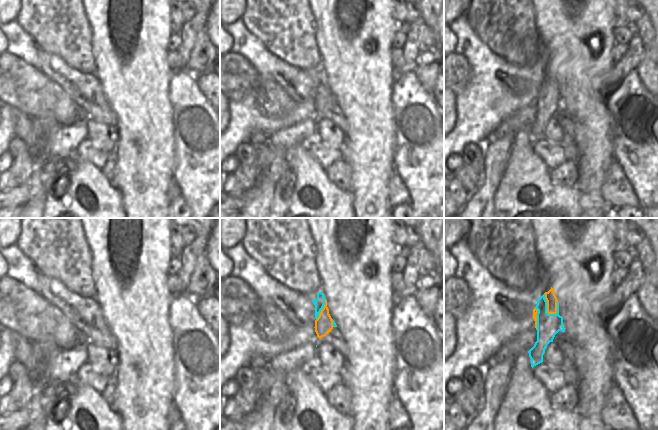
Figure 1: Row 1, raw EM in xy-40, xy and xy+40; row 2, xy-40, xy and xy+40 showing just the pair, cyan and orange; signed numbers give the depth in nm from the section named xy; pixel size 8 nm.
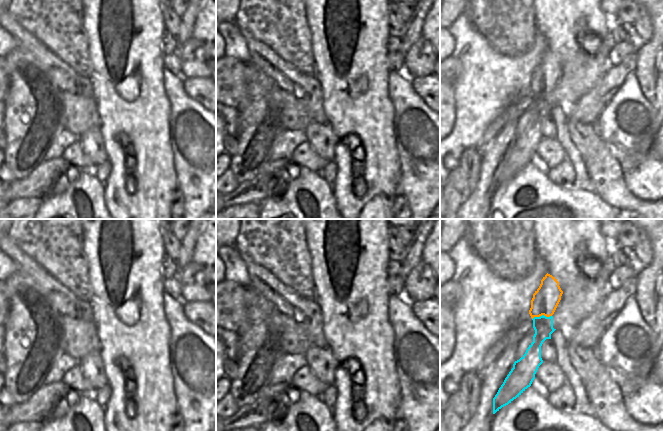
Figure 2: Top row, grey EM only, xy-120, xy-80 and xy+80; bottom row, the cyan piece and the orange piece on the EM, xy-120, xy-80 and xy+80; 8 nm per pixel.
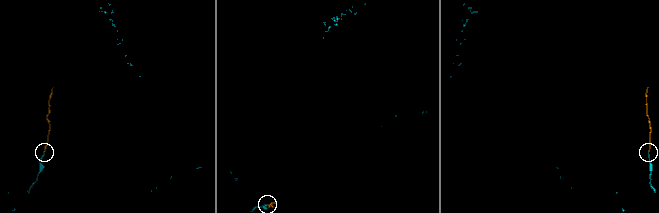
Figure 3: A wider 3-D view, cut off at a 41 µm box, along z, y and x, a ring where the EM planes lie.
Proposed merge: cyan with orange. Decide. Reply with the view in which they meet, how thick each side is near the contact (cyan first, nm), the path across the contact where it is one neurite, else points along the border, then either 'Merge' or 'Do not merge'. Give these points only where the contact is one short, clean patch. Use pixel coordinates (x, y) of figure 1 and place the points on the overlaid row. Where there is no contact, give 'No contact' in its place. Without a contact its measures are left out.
Touches cyan in xy+40. Thickness 190 nm (cyan) against 90 nm. Merge.

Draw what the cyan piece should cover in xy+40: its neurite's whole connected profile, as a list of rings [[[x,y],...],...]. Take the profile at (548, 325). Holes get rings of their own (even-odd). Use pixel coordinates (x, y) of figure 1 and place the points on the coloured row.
[[[552,287],[537,299],[537,305],[533,309],[533,319],[537,330],[537,341],[528,351],[532,368],[543,362],[545,349],[550,342],[553,342],[555,335],[559,331],[565,332],[563,317],[559,315],[559,302]]]

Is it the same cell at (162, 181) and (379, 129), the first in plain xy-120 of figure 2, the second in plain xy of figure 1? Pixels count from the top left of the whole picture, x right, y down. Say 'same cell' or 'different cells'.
same cell

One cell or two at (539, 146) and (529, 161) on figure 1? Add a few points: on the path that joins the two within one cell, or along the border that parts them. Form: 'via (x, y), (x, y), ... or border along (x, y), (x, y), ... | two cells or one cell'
border along (531, 144), (534, 153), (549, 170) | two cells

